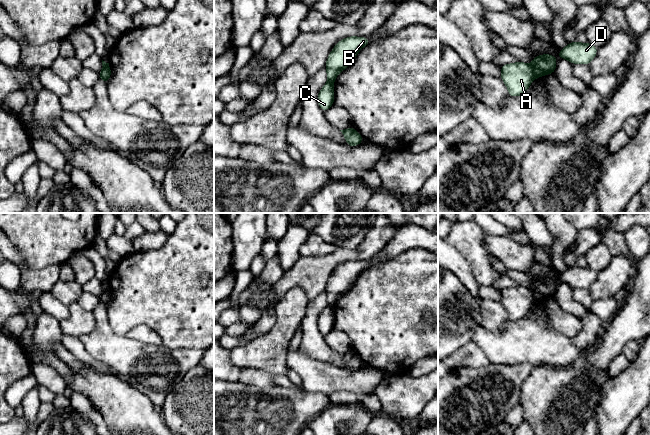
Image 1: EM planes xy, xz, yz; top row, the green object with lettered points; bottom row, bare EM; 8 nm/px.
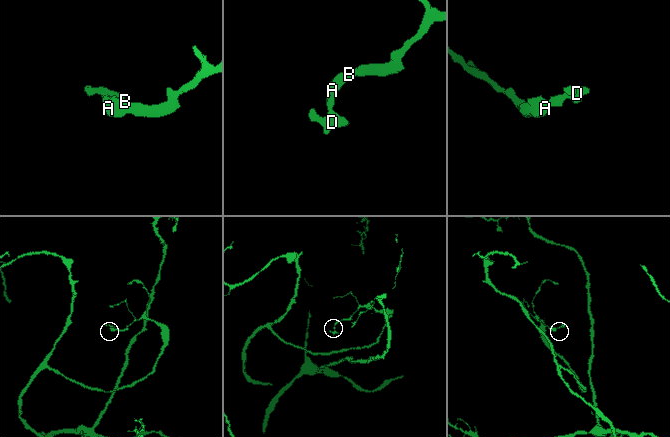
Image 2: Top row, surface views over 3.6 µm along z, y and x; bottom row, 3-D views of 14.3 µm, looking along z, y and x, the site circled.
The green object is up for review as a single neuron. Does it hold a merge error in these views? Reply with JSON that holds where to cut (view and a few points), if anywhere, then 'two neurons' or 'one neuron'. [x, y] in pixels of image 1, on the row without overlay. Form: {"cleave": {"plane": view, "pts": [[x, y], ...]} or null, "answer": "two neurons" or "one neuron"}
{"cleave": {"plane": "yz", "pts": [[530, 288], [535, 300]]}, "answer": "two neurons"}

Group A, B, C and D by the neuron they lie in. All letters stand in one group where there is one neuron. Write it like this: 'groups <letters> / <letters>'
groups A B / C D

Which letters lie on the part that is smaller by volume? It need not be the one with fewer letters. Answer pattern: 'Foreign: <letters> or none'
Foreign: C, D

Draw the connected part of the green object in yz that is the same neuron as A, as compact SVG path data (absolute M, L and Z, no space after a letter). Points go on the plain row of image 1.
M522 285L501 289L501 304L506 309L510 321L518 321L526 316L535 303L531 289Z

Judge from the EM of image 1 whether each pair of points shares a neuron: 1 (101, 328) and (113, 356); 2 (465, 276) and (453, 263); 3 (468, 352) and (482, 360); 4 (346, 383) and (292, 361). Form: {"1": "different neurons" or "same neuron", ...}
{"1": "same neuron", "2": "same neuron", "3": "same neuron", "4": "same neuron"}

